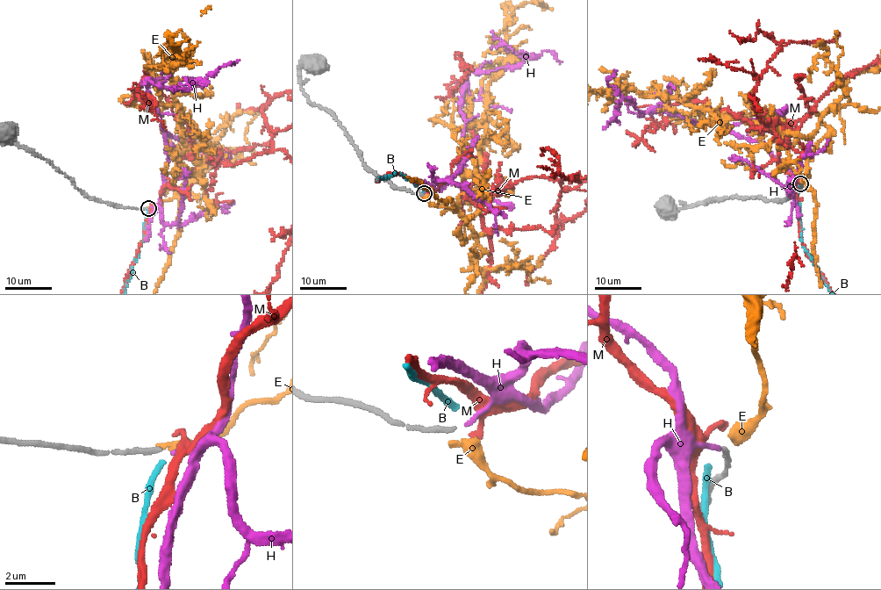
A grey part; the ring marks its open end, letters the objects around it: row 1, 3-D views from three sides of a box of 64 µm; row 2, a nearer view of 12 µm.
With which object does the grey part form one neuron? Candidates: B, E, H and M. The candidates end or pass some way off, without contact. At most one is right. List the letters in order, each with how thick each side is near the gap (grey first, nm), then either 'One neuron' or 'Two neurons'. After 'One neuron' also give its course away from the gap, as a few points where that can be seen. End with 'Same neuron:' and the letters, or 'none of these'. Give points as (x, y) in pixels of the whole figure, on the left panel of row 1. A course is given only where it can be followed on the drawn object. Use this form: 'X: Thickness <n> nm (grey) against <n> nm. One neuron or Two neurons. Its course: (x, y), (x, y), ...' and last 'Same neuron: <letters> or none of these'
B: Thickness 200 nm (grey) against 220 nm. Two neurons
E: Thickness 200 nm (grey) against 480 nm. Two neurons
H: Thickness 200 nm (grey) against 180 nm. Two neurons
M: Thickness 200 nm (grey) against 240 nm. Two neurons
Same neuron: none of these

